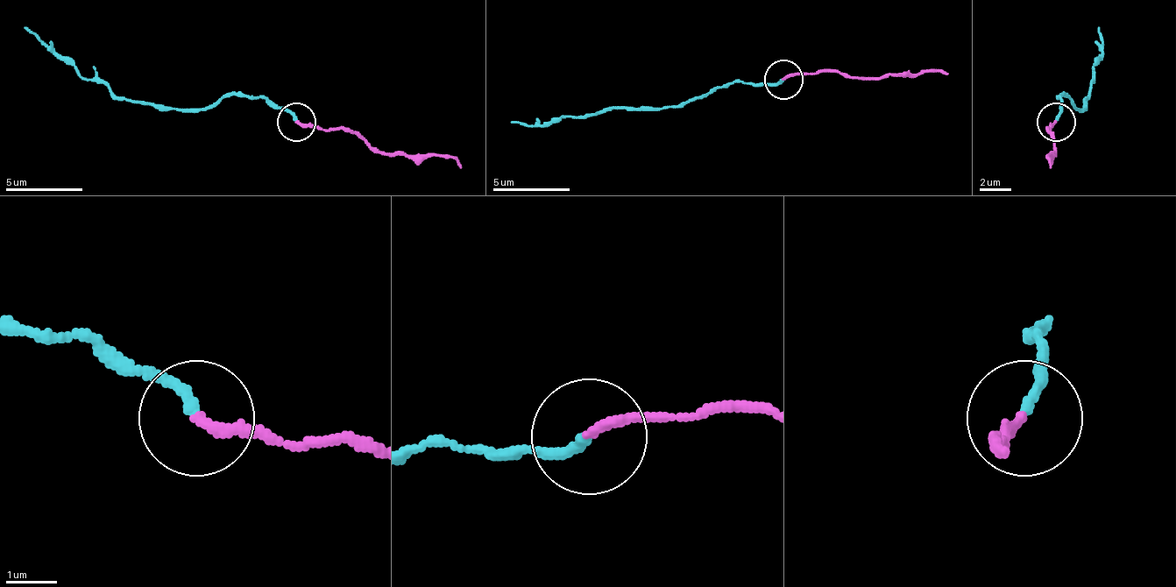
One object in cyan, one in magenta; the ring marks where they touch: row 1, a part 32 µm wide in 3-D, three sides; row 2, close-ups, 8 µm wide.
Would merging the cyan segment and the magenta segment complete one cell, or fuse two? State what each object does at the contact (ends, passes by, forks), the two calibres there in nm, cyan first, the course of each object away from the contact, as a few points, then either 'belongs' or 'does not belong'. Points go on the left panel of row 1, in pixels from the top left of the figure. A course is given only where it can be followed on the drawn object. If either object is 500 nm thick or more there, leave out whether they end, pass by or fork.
cyan ends | magenta ends | 200/200 nm | cyan via (295, 119), (245, 95), (222, 95), (207, 108), (133, 103), (87, 81), (24, 26) | magenta via (295, 123), (353, 130), (388, 154), (454, 158), (462, 169) | does not belong

